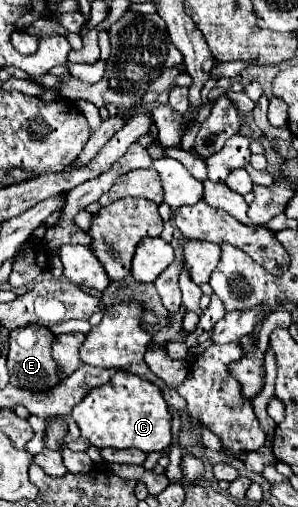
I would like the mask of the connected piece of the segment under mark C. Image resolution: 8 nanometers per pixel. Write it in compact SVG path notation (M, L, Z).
M118 372L108 384L90 390L84 400L72 408L72 418L80 428L80 436L96 448L138 448L142 452L162 452L172 442L172 416L158 386L130 372Z

